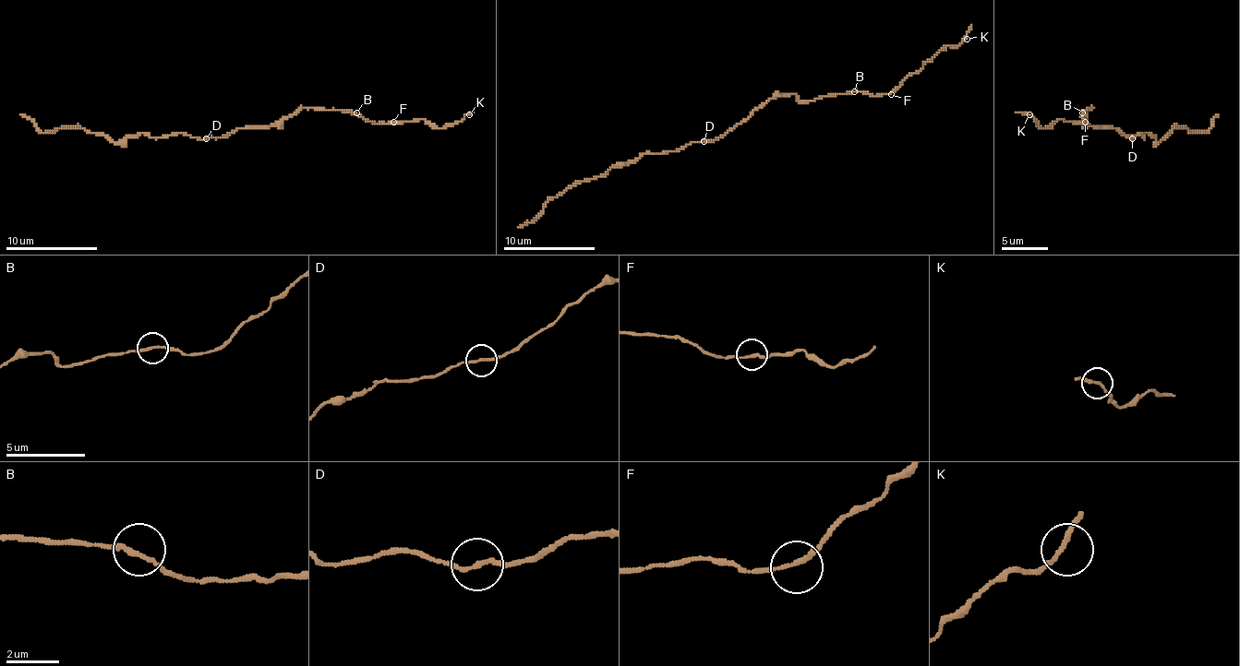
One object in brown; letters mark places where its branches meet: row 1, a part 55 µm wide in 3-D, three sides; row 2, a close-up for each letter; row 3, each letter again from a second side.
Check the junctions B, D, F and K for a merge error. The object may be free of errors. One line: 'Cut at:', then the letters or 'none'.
Cut at: none

